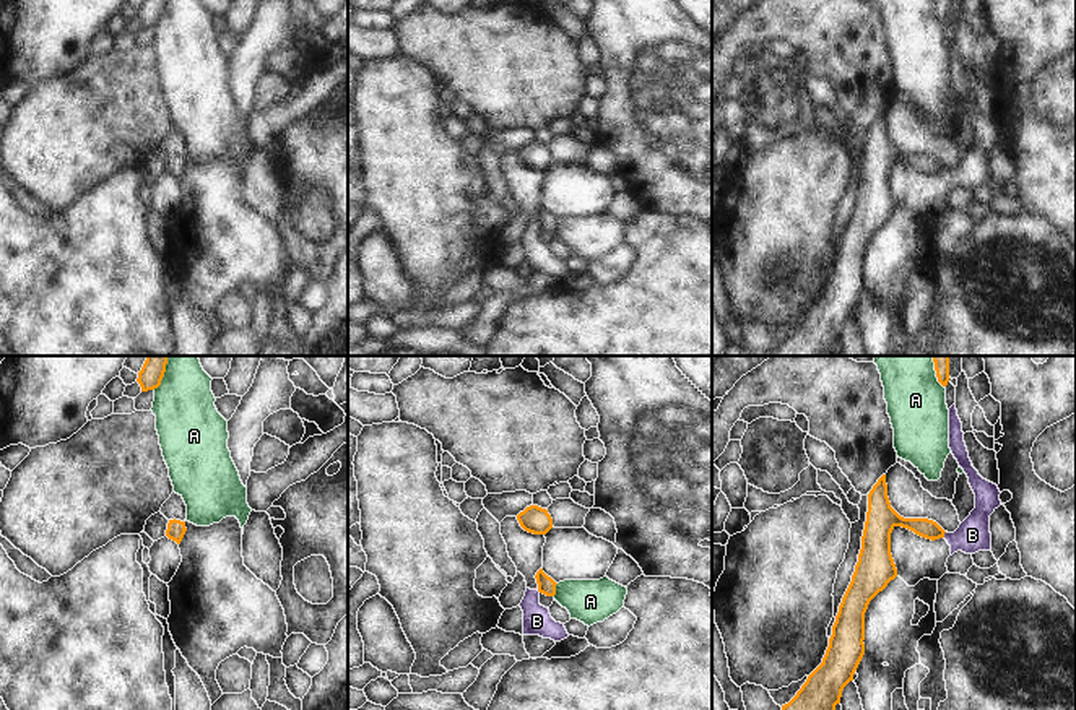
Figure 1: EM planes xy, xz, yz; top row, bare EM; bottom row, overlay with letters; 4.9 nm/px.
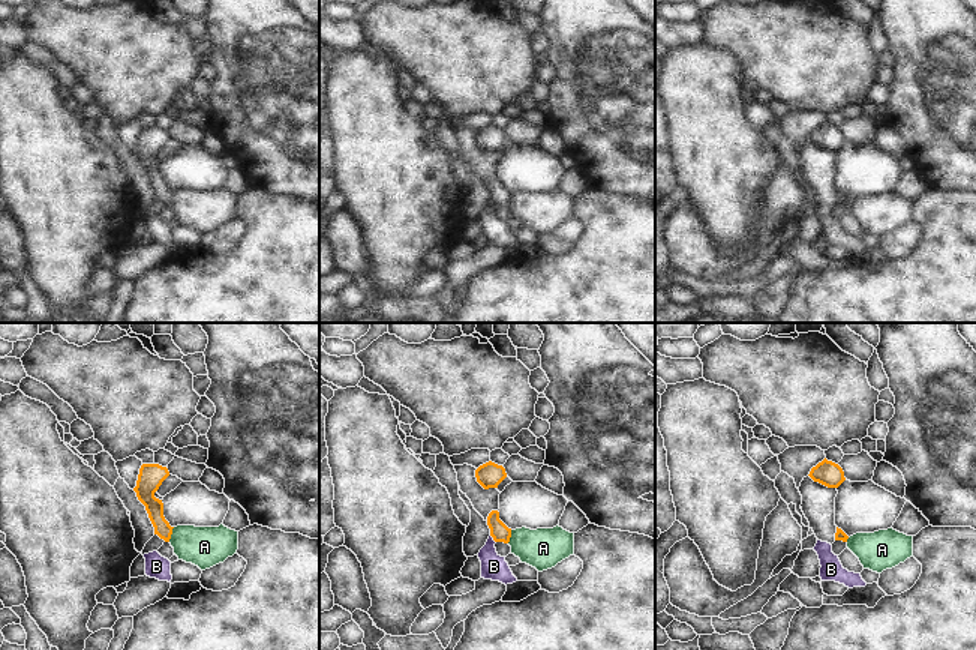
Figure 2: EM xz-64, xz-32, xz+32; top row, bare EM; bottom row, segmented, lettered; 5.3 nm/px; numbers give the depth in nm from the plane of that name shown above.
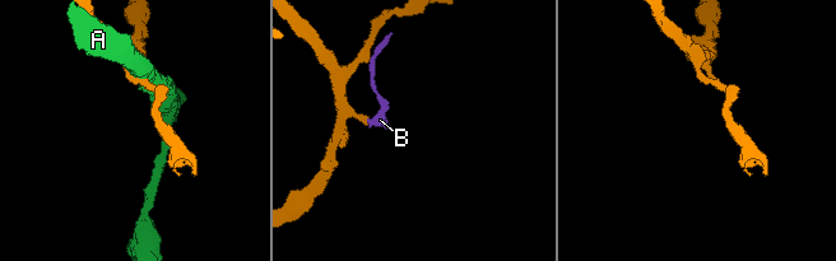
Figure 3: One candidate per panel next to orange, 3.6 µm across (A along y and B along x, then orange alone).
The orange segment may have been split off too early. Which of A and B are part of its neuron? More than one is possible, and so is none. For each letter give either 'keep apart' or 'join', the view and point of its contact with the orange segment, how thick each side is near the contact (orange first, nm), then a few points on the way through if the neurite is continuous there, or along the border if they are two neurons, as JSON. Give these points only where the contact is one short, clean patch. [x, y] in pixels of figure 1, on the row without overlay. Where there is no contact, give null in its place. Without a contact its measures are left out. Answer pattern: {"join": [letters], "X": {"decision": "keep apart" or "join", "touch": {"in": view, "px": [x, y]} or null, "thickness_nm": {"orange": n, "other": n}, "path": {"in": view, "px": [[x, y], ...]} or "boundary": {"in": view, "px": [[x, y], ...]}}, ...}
{"join": [], "A": {"decision": "keep apart", "touch": {"in": "xz", "px": [555, 226]}, "thickness_nm": {"orange": 90, "other": 220}}, "B": {"decision": "keep apart", "touch": {"in": "yz", "px": [943, 171]}, "thickness_nm": {"orange": 100, "other": 160}, "boundary": {"in": "yz", "px": [[946, 168], [943, 173]]}}}

